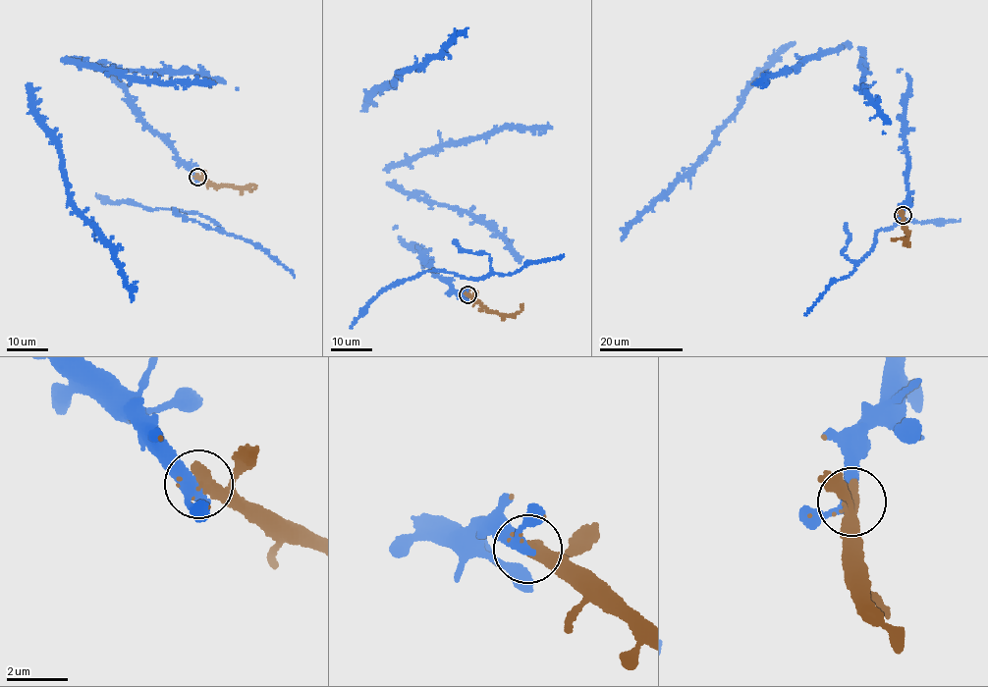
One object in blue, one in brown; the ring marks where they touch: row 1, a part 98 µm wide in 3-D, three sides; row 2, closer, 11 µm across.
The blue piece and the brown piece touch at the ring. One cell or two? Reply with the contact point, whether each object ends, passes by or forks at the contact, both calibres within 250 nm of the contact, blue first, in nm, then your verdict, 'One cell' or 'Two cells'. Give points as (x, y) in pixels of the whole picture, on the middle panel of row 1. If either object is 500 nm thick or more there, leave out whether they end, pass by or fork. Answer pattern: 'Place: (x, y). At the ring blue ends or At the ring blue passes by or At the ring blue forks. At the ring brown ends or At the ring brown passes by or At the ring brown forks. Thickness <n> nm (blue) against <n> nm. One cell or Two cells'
Place: (467, 294). At the ring blue passes by. At the ring brown passes by. Thickness 360 nm (blue) against 340 nm. One cell

